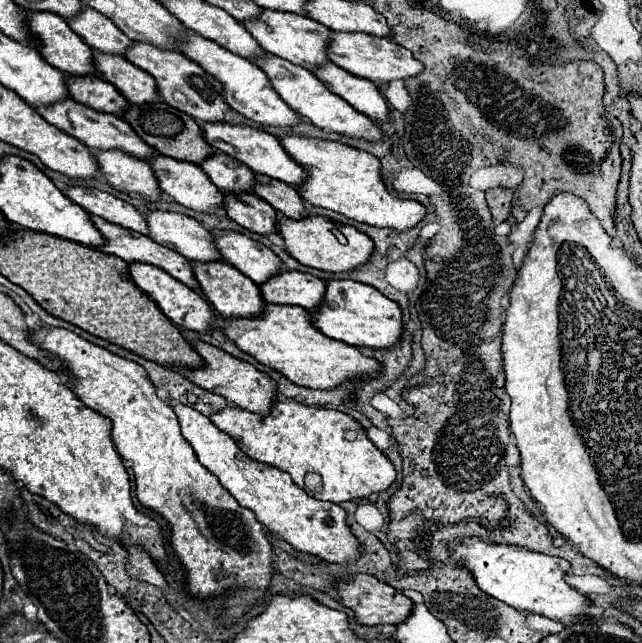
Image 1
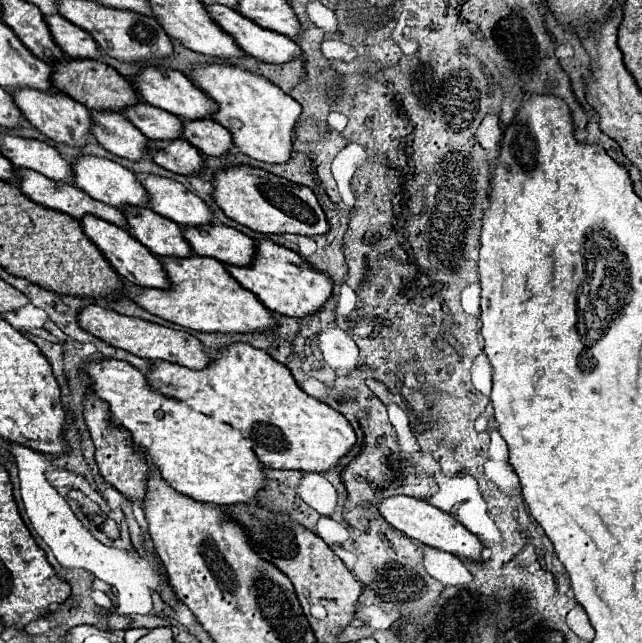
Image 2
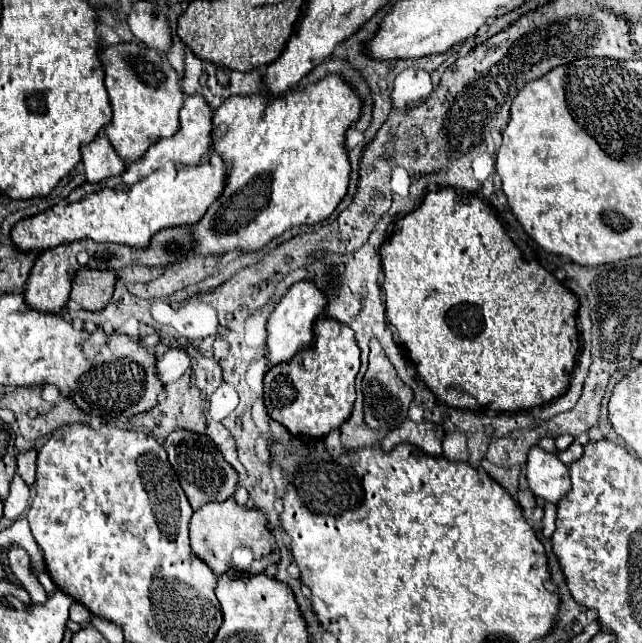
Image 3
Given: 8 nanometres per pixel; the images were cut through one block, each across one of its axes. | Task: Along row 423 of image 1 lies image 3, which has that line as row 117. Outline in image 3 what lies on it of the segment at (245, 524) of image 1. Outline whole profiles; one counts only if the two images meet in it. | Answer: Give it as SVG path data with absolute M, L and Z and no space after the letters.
M136 42L102 46L98 58L104 66L104 82L114 112L112 122L104 126L104 134L118 156L130 164L144 156L156 140L162 136L172 136L178 130L178 112L184 104L178 74L174 68L164 64L156 50Z

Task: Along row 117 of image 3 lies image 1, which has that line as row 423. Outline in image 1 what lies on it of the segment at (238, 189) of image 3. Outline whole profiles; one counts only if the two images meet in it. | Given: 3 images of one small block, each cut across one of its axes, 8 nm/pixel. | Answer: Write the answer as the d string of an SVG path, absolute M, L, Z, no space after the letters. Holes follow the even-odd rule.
M276 400L268 416L242 408L228 408L216 412L210 420L224 434L234 438L246 456L288 472L300 488L318 500L342 504L356 498L368 498L374 492L388 490L396 480L392 462L370 442L364 428L348 414L336 410L310 408L294 400ZM346 430L356 432L356 440L346 440ZM310 472L320 476L320 492L306 486L306 474Z

